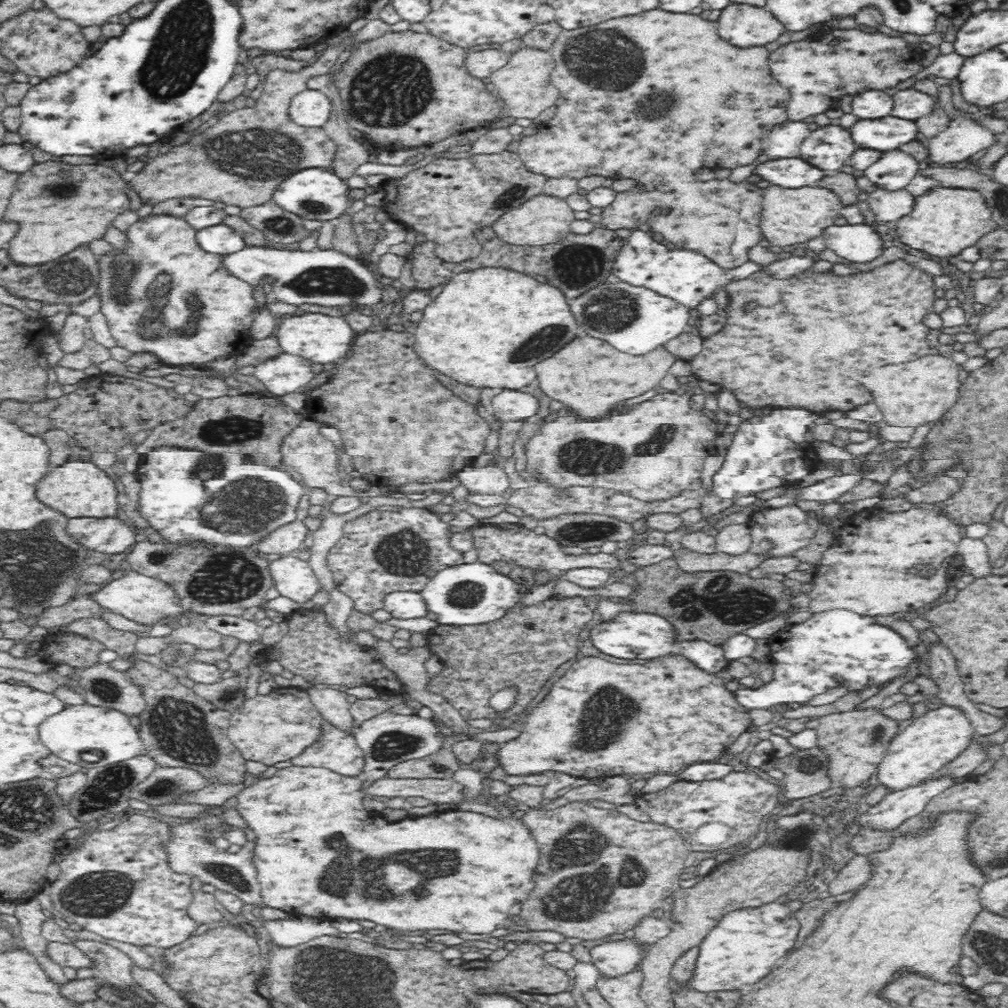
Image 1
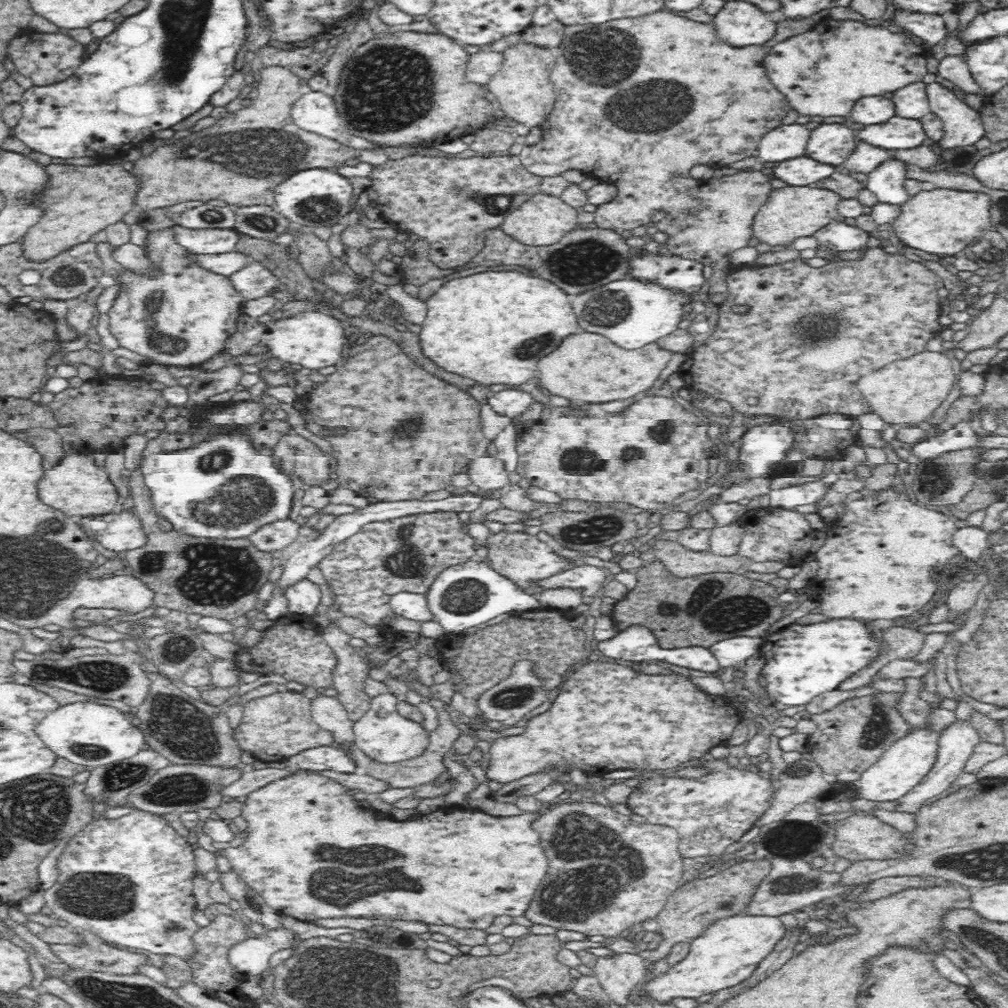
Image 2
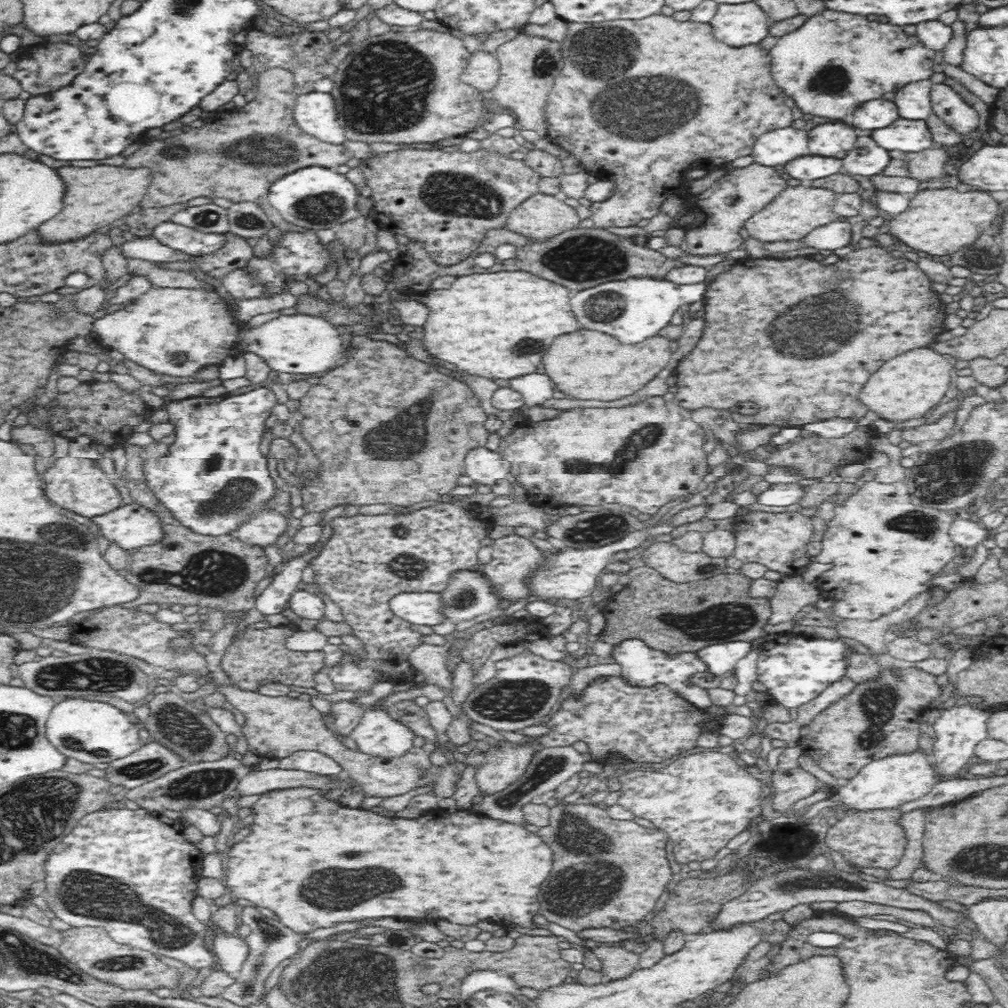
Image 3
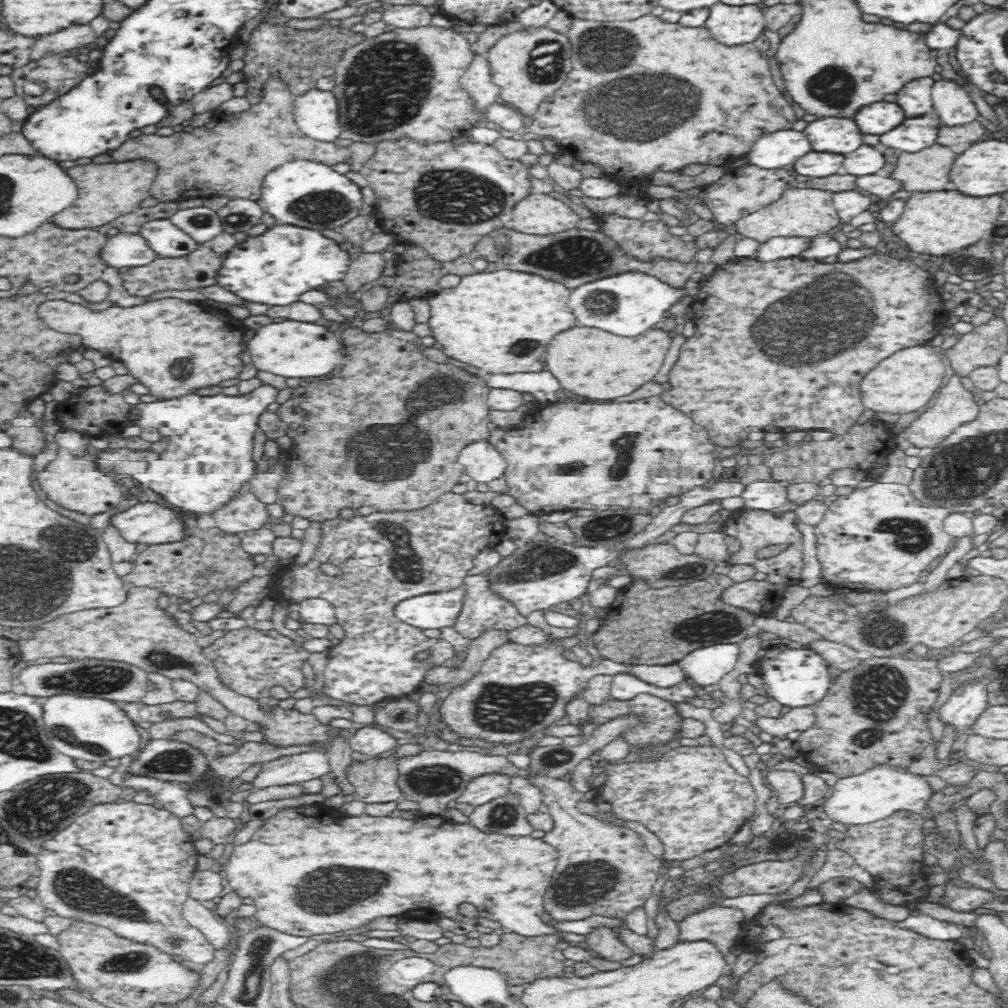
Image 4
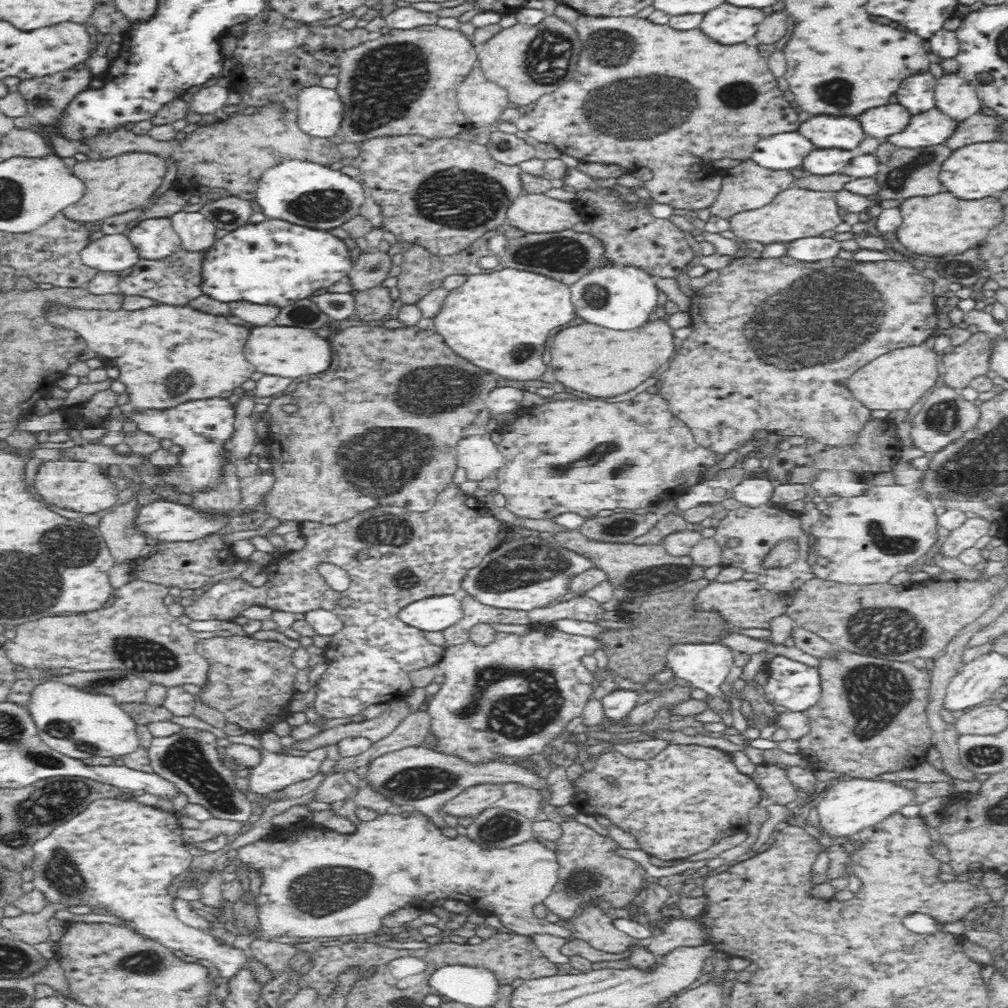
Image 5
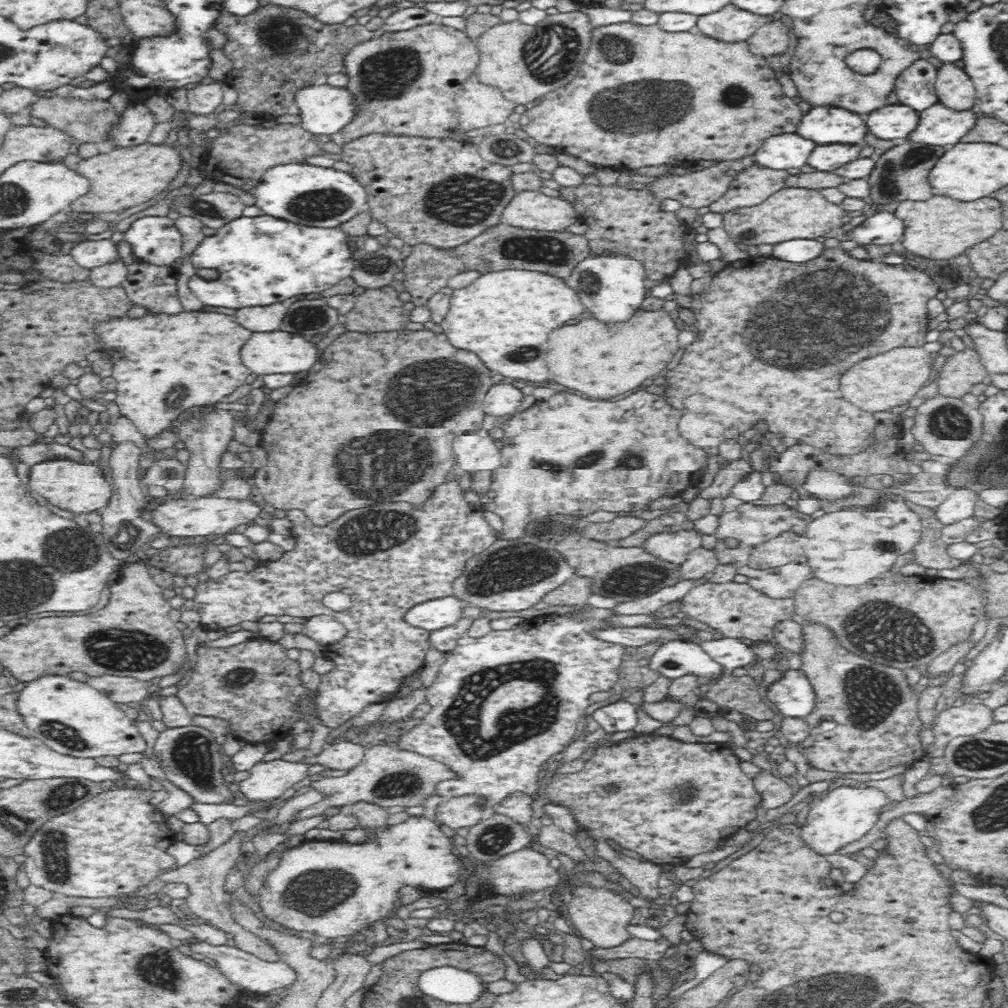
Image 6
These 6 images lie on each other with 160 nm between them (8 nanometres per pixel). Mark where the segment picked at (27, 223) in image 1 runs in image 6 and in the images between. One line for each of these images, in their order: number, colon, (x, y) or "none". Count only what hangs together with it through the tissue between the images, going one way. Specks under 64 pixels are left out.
2: (81, 200)
3: (98, 196)
4: (107, 191)
5: (125, 182)
6: (126, 177)

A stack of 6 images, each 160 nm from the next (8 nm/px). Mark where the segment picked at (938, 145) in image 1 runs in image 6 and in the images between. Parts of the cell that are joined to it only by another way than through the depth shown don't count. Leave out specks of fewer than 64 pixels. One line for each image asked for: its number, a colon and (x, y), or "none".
2: (962, 126)
3: (949, 106)
4: (952, 104)
5: (956, 96)
6: (955, 89)

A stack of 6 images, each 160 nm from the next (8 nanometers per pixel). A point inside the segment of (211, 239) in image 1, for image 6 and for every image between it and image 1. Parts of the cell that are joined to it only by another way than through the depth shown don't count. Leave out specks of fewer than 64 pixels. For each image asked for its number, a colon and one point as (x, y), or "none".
2: (209, 241)
3: (190, 242)
4: (167, 241)
5: (153, 238)
6: (156, 240)

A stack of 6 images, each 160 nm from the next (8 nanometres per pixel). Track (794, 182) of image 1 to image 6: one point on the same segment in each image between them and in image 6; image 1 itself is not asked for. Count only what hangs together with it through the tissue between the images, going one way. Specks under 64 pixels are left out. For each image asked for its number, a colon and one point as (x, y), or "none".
2: (802, 171)
3: (810, 167)
4: (816, 164)
5: (821, 162)
6: (830, 156)

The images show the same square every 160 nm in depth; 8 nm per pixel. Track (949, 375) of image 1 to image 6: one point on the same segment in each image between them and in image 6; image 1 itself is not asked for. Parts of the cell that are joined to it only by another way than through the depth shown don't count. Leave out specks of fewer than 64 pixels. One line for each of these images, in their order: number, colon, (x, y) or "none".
2: (909, 390)
3: (905, 389)
4: (905, 382)
5: (896, 381)
6: (892, 378)

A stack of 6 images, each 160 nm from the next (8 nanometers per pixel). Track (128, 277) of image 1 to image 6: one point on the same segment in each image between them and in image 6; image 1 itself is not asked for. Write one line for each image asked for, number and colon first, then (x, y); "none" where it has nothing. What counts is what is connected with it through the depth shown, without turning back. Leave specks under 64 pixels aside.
2: (185, 317)
3: (149, 331)
4: (153, 339)
5: (167, 355)
6: (163, 364)

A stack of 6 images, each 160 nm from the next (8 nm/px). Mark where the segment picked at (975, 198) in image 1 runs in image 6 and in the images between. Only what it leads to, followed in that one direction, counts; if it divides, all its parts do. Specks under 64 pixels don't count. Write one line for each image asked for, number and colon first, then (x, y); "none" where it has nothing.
2: (943, 221)
3: (940, 222)
4: (938, 223)
5: (941, 225)
6: (939, 228)

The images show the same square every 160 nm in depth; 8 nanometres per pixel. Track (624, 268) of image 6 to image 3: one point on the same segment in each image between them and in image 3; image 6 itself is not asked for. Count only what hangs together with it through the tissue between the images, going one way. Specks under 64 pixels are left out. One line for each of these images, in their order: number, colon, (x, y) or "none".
3: (635, 308)
4: (627, 303)
5: (621, 297)

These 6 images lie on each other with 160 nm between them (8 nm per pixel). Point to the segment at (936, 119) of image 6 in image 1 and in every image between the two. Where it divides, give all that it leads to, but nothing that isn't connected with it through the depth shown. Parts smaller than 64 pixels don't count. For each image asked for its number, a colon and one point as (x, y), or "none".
1: (889, 133)
2: (898, 133)
3: (905, 135)
4: (914, 134)
5: (931, 127)

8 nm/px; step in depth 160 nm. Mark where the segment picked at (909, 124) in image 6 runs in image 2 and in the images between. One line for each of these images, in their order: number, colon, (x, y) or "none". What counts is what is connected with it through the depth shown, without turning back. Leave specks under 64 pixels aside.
2: (869, 111)
3: (875, 114)
4: (879, 118)
5: (882, 122)

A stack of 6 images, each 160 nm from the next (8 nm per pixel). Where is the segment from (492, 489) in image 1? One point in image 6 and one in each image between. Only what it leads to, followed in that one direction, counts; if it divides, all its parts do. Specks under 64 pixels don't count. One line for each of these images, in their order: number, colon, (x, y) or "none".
2: (487, 472)
3: (484, 466)
4: (481, 460)
5: (481, 457)
6: (474, 452)

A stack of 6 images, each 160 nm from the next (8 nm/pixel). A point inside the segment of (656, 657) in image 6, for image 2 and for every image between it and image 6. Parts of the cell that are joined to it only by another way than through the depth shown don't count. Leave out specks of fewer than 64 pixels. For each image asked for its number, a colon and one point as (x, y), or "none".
2: (735, 651)
3: (720, 658)
4: (706, 665)
5: (707, 666)

